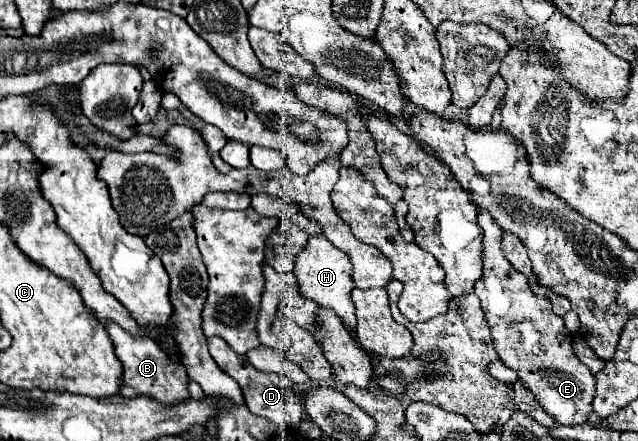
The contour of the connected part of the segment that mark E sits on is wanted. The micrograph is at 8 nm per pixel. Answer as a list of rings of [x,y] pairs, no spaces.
[[[478,207],[478,225],[484,231],[484,267],[474,293],[480,299],[500,361],[518,373],[518,379],[534,393],[534,399],[554,421],[562,425],[588,423],[594,413],[590,405],[594,399],[594,375],[574,355],[572,335],[564,327],[562,317],[554,315],[550,299],[536,295],[526,275],[508,263],[502,253],[504,231],[500,231],[500,225],[482,207]]]

